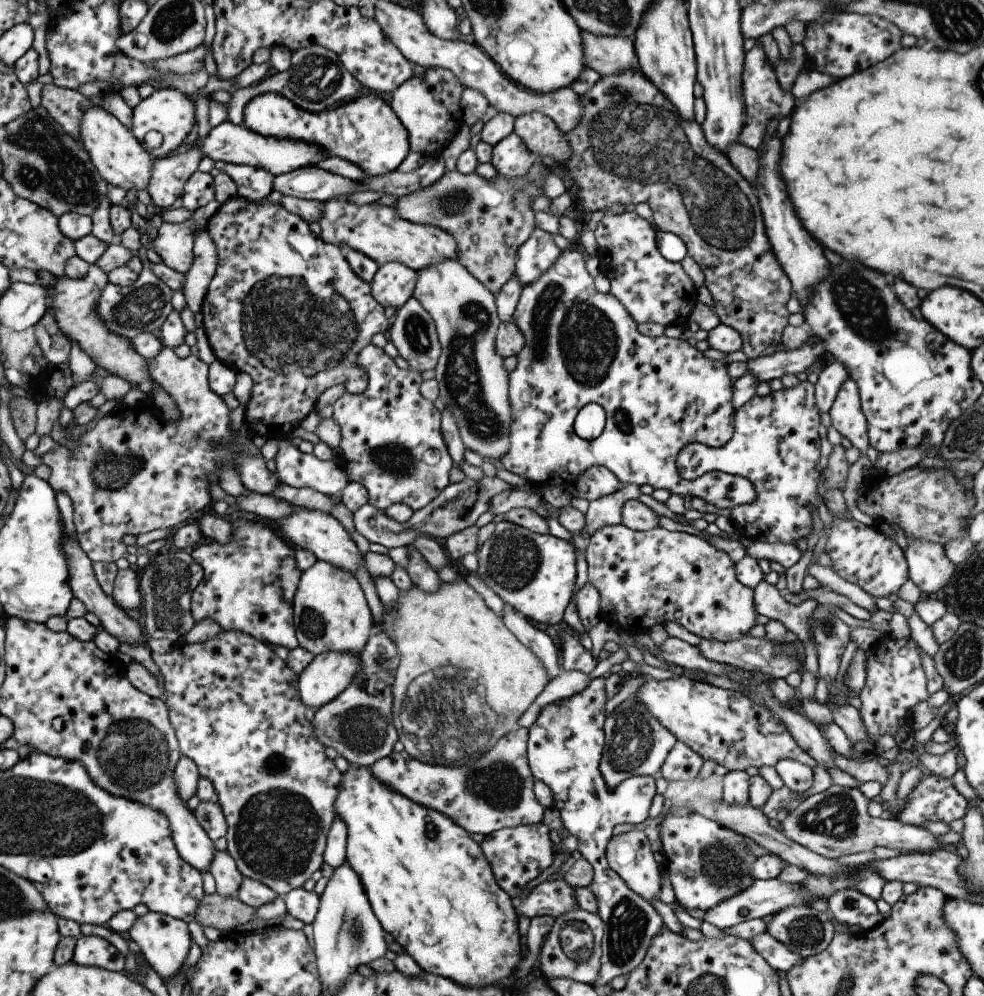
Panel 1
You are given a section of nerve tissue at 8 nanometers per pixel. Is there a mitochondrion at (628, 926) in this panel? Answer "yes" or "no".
yes

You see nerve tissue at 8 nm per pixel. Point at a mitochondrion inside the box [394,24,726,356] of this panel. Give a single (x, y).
(455, 203)

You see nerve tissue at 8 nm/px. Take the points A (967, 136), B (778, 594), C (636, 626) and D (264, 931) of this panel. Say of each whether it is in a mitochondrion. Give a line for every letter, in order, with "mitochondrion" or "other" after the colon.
A: other
B: other
C: other
D: other

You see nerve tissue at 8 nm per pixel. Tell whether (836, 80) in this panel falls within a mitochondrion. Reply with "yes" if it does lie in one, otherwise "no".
no

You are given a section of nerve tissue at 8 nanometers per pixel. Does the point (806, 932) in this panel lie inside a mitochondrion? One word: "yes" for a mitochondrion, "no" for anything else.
yes

